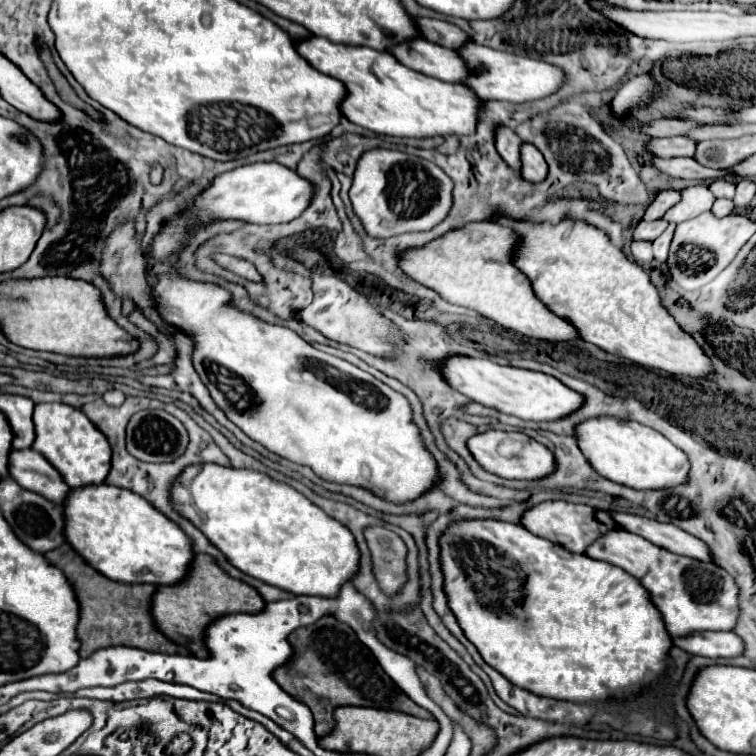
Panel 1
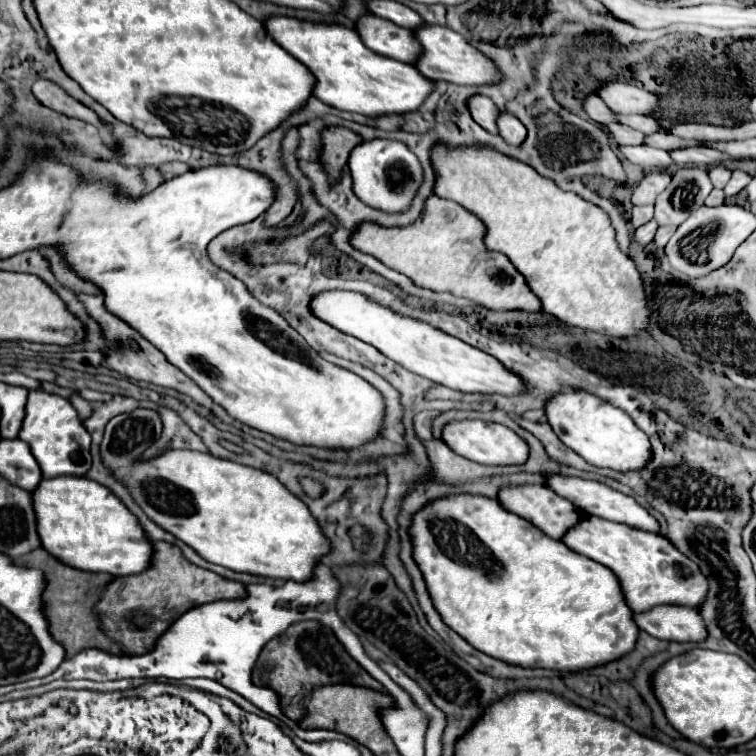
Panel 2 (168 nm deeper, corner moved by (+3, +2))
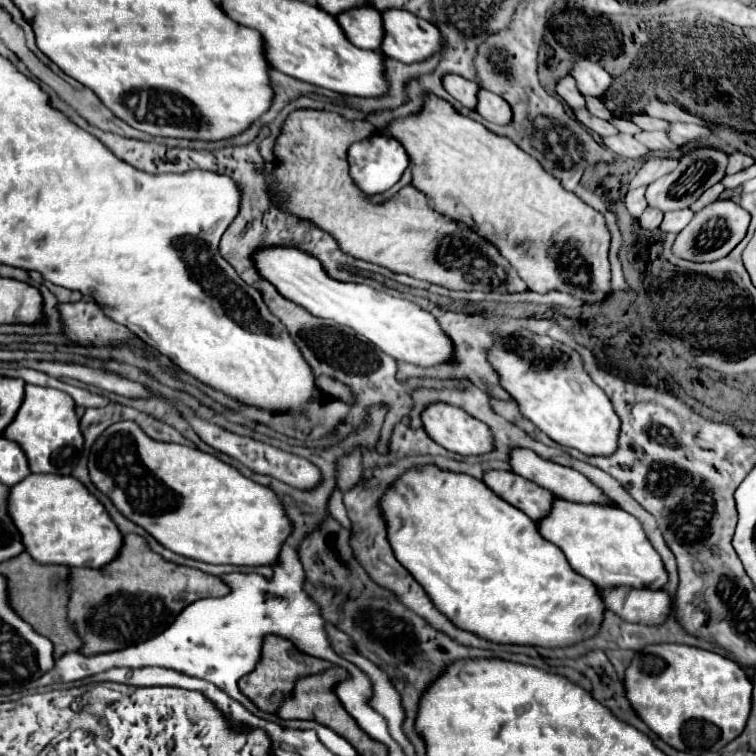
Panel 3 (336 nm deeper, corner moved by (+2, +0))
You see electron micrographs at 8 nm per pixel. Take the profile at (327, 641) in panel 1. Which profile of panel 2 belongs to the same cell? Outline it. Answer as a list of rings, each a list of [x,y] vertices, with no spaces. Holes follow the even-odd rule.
[[[301,621],[301,623],[293,623],[283,635],[271,639],[259,659],[257,665],[253,669],[251,681],[259,687],[269,687],[279,695],[281,701],[281,711],[293,719],[299,721],[305,713],[303,701],[307,699],[307,691],[311,691],[313,687],[321,687],[321,685],[333,685],[333,683],[351,683],[351,685],[363,685],[363,687],[371,687],[377,691],[383,691],[381,683],[375,681],[363,667],[359,667],[359,663],[355,663],[347,651],[343,649],[343,645],[335,639],[335,635],[331,633],[331,629],[323,627],[317,621]]]

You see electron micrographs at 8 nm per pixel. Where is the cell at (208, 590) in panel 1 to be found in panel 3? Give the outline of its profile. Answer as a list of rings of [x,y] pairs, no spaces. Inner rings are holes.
[[[124,535],[124,549],[104,569],[72,569],[68,617],[84,639],[84,655],[120,651],[156,637],[178,617],[178,613],[204,597],[224,597],[230,587],[200,569],[176,565],[148,547],[140,535]]]

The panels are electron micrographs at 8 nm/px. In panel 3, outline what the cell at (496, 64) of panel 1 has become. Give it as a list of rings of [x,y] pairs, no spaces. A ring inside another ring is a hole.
[[[402,9],[382,11],[382,17],[386,29],[382,53],[386,57],[400,63],[422,63],[444,53],[446,39],[430,21]]]

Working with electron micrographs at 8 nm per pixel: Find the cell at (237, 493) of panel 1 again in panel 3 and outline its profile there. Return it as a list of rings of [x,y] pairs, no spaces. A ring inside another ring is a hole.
[[[136,421],[110,425],[90,451],[90,479],[134,523],[144,527],[170,551],[212,565],[262,567],[276,565],[284,541],[292,533],[280,497],[244,477],[236,467],[222,463],[196,447],[152,441]],[[139,459],[160,481],[148,487],[124,487],[124,461]],[[168,461],[168,469],[164,469]]]

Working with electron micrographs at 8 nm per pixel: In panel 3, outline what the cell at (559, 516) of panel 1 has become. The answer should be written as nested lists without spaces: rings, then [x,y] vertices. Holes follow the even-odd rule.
[[[488,471],[488,473],[484,473],[484,483],[488,487],[492,487],[492,491],[498,497],[502,497],[510,505],[514,505],[516,509],[526,513],[534,523],[548,517],[548,513],[556,501],[556,497],[548,489],[544,489],[512,471]]]

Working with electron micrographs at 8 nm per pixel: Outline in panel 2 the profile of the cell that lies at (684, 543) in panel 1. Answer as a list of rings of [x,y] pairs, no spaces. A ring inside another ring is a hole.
[[[561,473],[545,475],[545,483],[547,483],[549,489],[553,489],[563,499],[571,501],[575,507],[579,507],[579,511],[583,511],[587,515],[597,515],[597,517],[603,517],[603,519],[609,519],[609,521],[617,521],[617,523],[625,523],[625,525],[643,529],[643,531],[659,533],[657,521],[633,497],[627,497],[627,495],[611,489],[609,485],[603,485],[599,481],[581,479],[581,477],[569,477],[569,475],[561,475]]]

